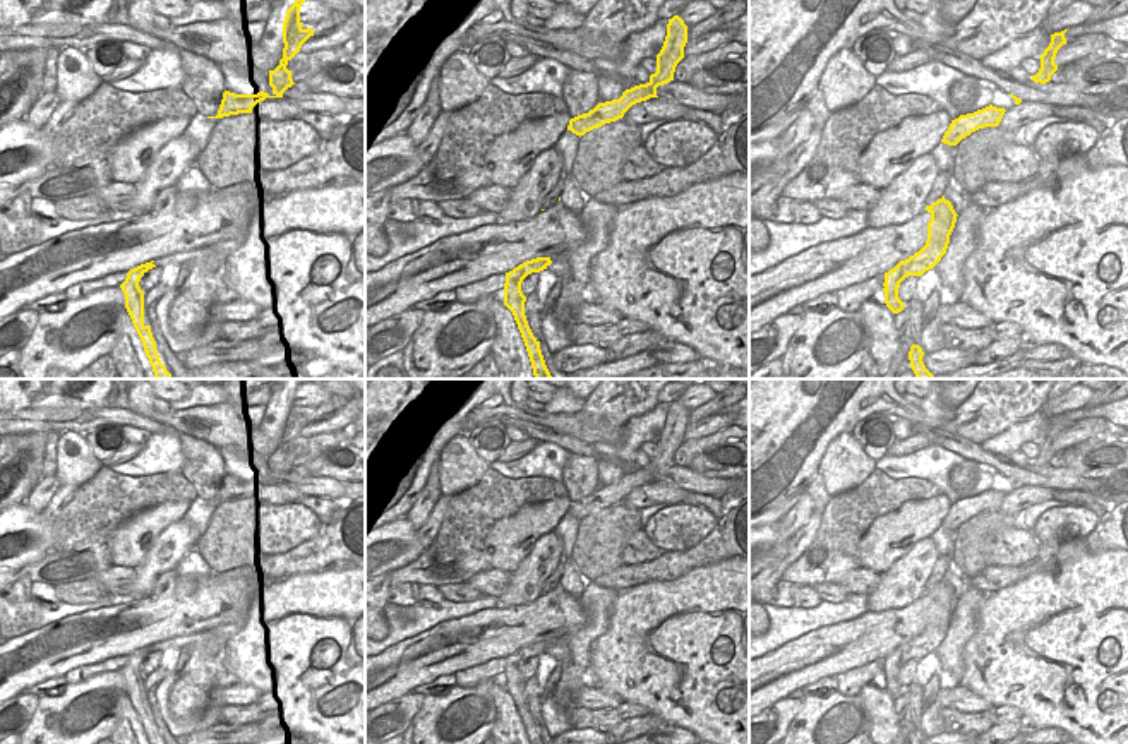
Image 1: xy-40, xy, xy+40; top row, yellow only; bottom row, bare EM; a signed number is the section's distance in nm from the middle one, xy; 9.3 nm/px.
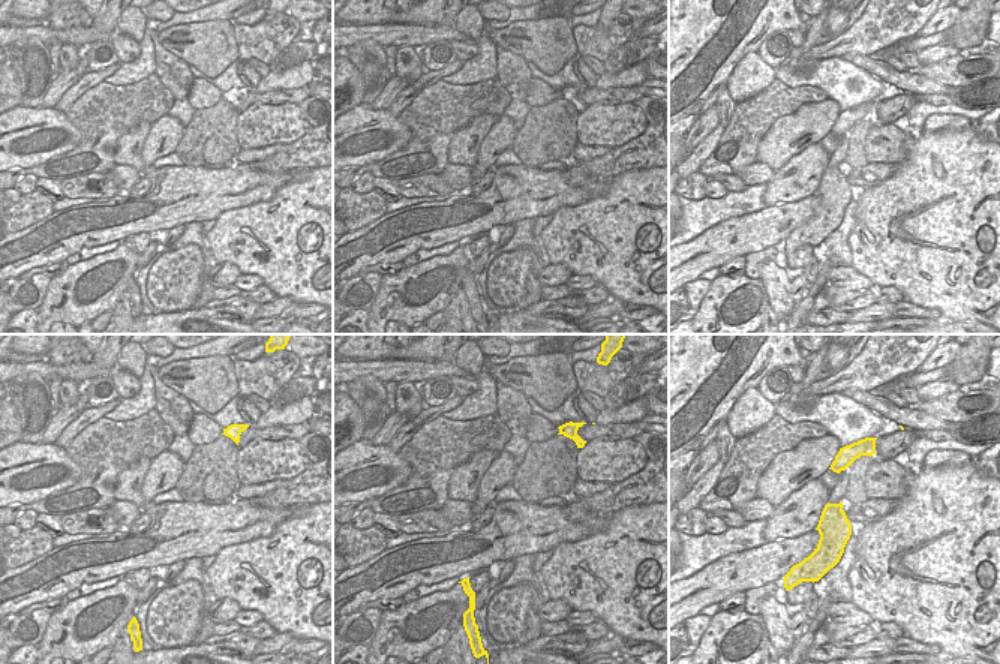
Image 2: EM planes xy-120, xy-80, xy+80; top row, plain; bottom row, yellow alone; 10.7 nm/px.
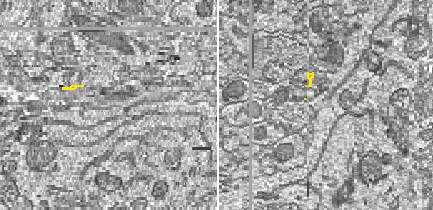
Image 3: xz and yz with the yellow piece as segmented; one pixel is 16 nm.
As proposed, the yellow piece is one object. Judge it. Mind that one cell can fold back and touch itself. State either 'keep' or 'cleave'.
keep

